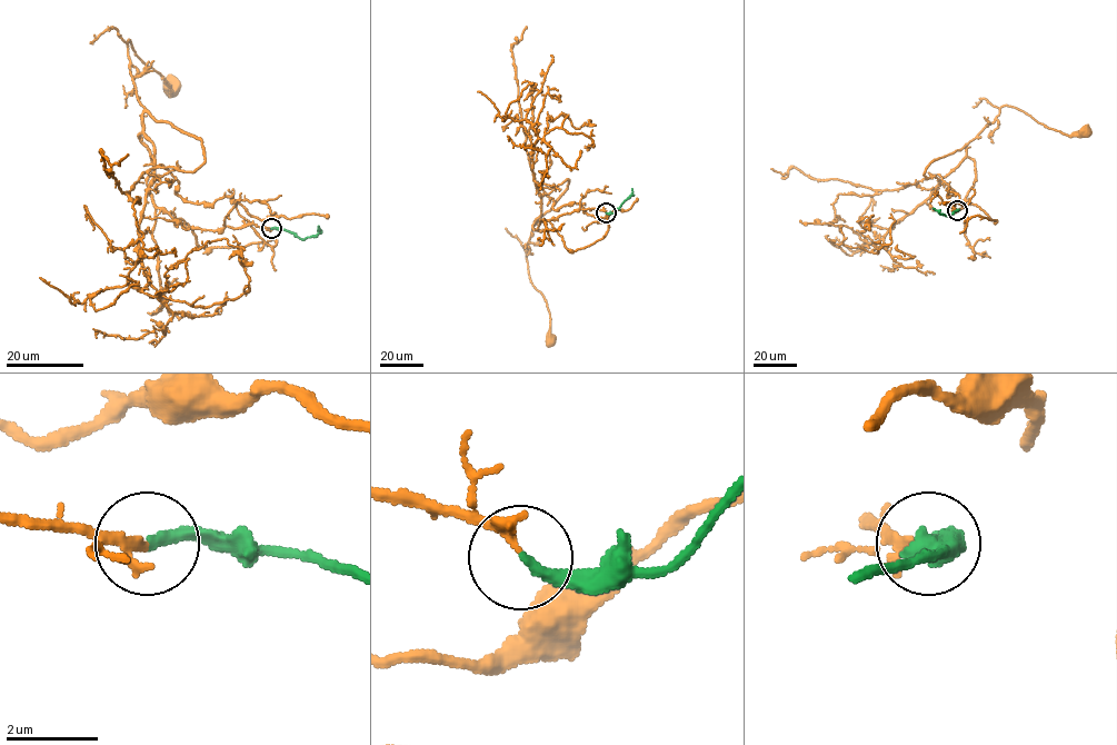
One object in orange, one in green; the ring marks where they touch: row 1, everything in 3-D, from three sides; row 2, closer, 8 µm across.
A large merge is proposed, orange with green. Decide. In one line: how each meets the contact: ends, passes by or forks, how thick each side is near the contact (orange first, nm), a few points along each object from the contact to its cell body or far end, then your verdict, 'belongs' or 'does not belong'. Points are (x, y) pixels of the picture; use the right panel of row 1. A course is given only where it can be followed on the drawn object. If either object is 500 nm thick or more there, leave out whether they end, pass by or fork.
orange passes by | green ends | 140/240 nm | orange via (957, 210), (976, 178), (966, 145), (1000, 107), (1068, 136), (1086, 131) | green via (957, 210), (946, 216), (933, 208) | belongs

